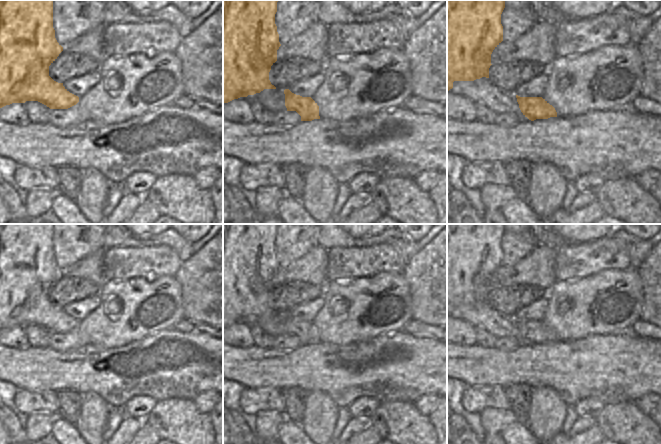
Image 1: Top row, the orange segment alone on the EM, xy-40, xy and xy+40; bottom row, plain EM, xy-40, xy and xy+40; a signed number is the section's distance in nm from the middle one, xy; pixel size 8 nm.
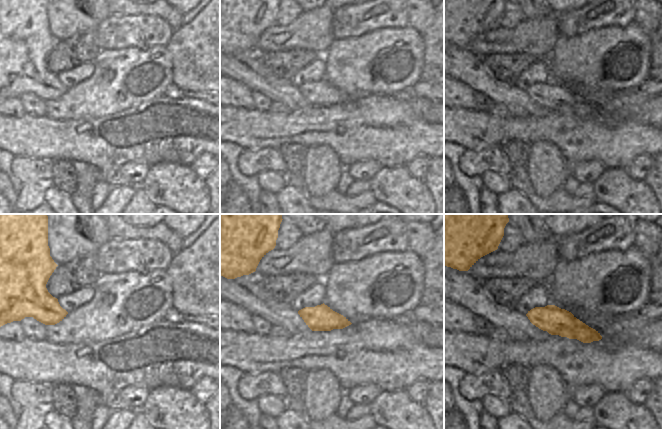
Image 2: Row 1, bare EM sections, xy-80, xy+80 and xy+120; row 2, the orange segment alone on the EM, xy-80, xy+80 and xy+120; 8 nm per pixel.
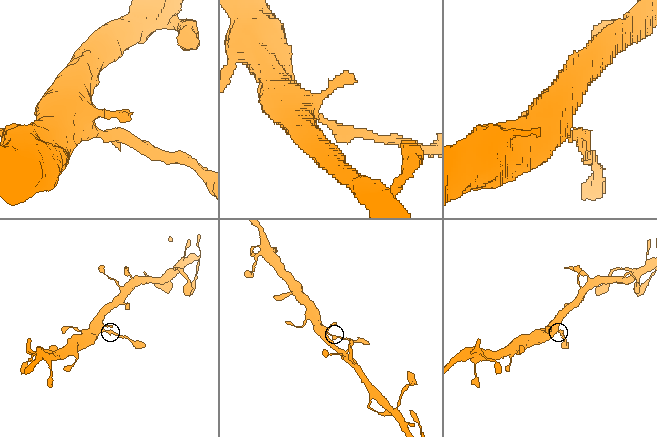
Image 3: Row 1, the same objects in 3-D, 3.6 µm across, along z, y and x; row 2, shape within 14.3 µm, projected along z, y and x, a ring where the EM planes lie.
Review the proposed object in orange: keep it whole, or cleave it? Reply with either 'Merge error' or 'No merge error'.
No merge error

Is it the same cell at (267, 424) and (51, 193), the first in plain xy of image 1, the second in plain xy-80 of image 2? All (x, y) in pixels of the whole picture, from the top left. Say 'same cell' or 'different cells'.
different cells

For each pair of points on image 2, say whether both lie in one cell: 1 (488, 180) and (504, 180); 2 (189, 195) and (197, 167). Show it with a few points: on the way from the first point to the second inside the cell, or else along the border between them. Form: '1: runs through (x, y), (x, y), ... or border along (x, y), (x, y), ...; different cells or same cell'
1: runs through (492, 180), (500, 180); same cell
2: border along (189, 165), (201, 178), (205, 179); different cells

